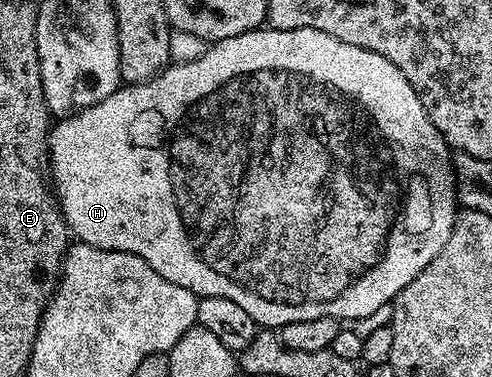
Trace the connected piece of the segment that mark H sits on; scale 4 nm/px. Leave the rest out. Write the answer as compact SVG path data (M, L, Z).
M258 28L258 29L256 29L256 30L249 30L249 31L248 31L248 32L246 32L246 33L245 33L245 34L240 34L240 35L239 35L239 36L231 36L231 37L230 37L230 38L228 38L228 39L227 39L227 40L223 40L223 41L222 41L222 42L215 42L215 43L212 43L212 45L210 45L210 46L209 46L209 47L208 47L208 48L207 48L207 49L206 49L206 50L205 50L205 51L204 51L204 52L203 52L203 56L199 56L199 60L191 60L191 61L190 61L190 62L173 62L173 63L172 63L172 64L170 64L170 65L168 65L168 66L166 66L166 67L165 67L165 69L164 69L164 70L162 70L162 71L161 71L161 73L159 73L159 74L157 74L157 75L155 75L155 76L154 76L154 77L153 77L153 78L152 78L152 79L151 79L151 80L147 80L147 81L146 81L146 82L135 82L135 83L132 83L132 84L125 84L125 85L122 85L122 86L121 86L121 87L120 87L120 88L119 88L119 89L118 89L118 90L117 90L117 91L115 91L115 92L114 92L114 93L113 93L113 94L112 94L112 95L111 95L111 96L107 96L107 100L99 100L99 104L95 104L95 105L94 105L94 106L88 106L88 107L87 107L87 108L83 108L83 109L82 109L82 110L79 110L79 111L77 111L77 113L75 113L75 114L70 114L70 115L68 115L68 116L65 116L65 117L62 117L62 118L61 118L61 119L60 119L60 121L58 121L58 122L61 122L61 123L59 123L59 124L58 124L58 126L57 126L57 123L56 123L56 125L54 125L54 126L53 126L53 127L52 127L52 129L50 129L50 132L49 132L49 166L50 166L50 167L51 167L51 189L52 189L52 191L53 191L53 193L54 193L54 195L55 195L55 197L56 197L56 199L57 199L57 204L58 204L58 206L60 206L60 207L61 207L61 215L63 215L63 216L64 216L64 217L65 217L65 223L67 223L67 224L68 224L68 226L69 226L69 232L70 232L70 235L72 235L72 237L73 237L73 238L74 238L74 239L76 239L76 241L78 241L78 242L86 242L86 243L87 243L87 244L91 244L91 245L92 245L92 246L94 246L94 247L95 247L95 248L103 248L103 249L104 249L104 250L114 250L114 251L115 251L115 252L127 252L127 253L128 253L128 254L134 254L134 255L135 255L135 256L139 256L139 257L140 257L140 258L142 258L142 260L143 260L143 261L145 261L145 262L146 262L146 263L147 263L147 264L151 264L151 268L155 268L155 272L159 272L159 276L163 276L163 280L171 280L171 284L179 284L179 288L187 288L187 289L188 289L188 290L190 290L190 292L191 292L191 293L192 293L192 294L196 294L196 295L198 295L198 296L200 296L200 297L202 297L202 298L206 298L206 297L207 297L207 296L223 296L223 300L231 300L231 301L232 301L232 302L233 302L233 303L234 303L234 304L239 304L239 308L244 308L244 310L245 310L245 311L247 311L247 316L251 316L251 320L255 320L255 321L256 321L256 322L257 322L257 324L258 324L258 327L261 327L261 328L280 328L280 327L282 327L282 326L285 326L285 325L287 325L287 323L288 323L288 322L294 322L294 321L295 321L295 320L317 320L317 319L318 319L318 318L319 318L319 316L327 316L327 317L328 317L328 318L336 318L336 319L338 319L338 320L346 320L346 319L345 319L345 318L369 318L369 317L371 317L371 316L372 316L372 314L377 314L377 313L379 313L379 312L380 312L380 310L381 310L381 309L383 309L383 308L384 308L384 306L385 306L385 309L386 309L386 307L388 307L388 306L389 306L389 305L390 305L390 303L392 303L392 301L393 301L393 299L394 299L394 298L396 298L396 296L397 296L397 294L398 294L398 293L399 293L399 292L403 292L403 288L407 288L407 284L411 284L411 280L415 280L415 276L419 276L419 272L423 272L423 268L427 268L427 264L431 264L431 260L435 260L435 256L439 256L439 252L443 252L443 244L447 244L447 236L451 236L451 228L452 228L452 227L453 227L453 221L455 221L455 220L456 220L456 219L457 219L457 215L458 215L458 213L459 213L459 203L458 203L458 200L457 200L457 192L456 192L456 189L455 189L455 187L454 187L454 184L453 184L453 163L452 163L452 161L451 161L451 151L450 151L450 148L449 148L449 145L448 145L448 144L446 144L446 143L445 143L445 141L444 141L444 140L443 140L443 136L442 136L442 135L441 135L441 133L439 133L439 132L438 132L438 130L437 130L437 129L436 129L436 128L435 128L435 124L431 124L431 116L427 116L427 112L426 112L426 111L425 111L425 109L424 109L424 108L423 108L423 104L422 104L422 103L421 103L421 101L420 101L420 100L419 100L419 96L418 96L418 95L417 95L417 93L416 93L416 92L415 92L415 88L411 88L411 84L407 84L407 76L403 76L403 72L399 72L399 68L395 68L395 64L391 64L391 60L387 60L387 56L379 56L379 52L371 52L371 51L370 51L370 50L368 50L368 49L367 49L367 48L355 48L355 44L343 44L343 40L335 40L335 36L327 36L327 32L319 32L319 31L318 31L318 30L312 30L312 29L311 29L311 28L303 28L303 29L302 29L302 30L271 30L271 29L268 29L268 28Z

